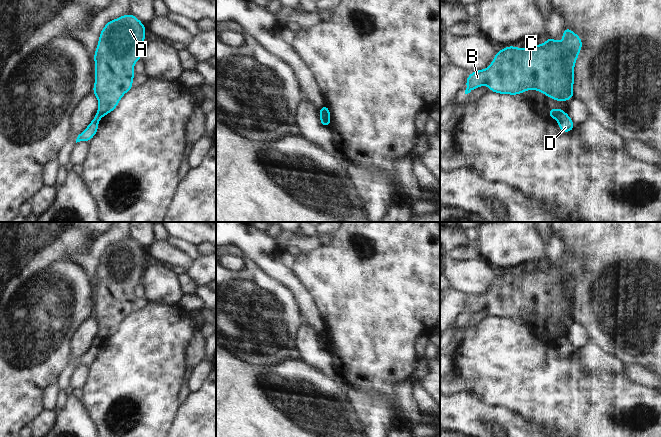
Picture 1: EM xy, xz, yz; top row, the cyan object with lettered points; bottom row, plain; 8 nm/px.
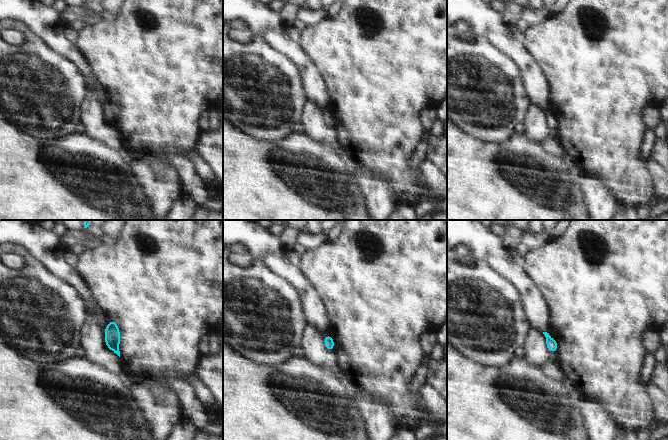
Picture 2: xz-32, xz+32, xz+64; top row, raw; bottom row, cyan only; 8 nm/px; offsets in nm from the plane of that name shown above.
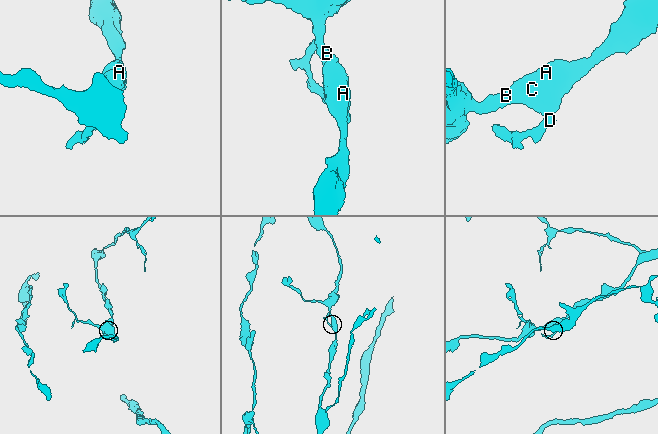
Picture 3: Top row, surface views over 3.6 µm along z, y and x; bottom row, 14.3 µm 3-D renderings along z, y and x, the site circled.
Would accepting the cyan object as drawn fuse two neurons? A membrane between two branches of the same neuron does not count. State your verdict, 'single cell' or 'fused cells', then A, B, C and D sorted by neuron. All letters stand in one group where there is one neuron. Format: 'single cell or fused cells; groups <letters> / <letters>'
fused cells; groups A B C / D

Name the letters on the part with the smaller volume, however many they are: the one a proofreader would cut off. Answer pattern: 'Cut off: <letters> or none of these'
Cut off: D

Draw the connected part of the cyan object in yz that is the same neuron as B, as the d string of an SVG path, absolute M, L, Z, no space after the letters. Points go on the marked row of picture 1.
M568 27L564 28L562 37L562 43L549 36L544 45L538 44L522 49L509 45L499 50L487 69L476 70L466 78L465 94L487 84L490 92L499 94L514 96L532 89L541 91L556 101L571 100L574 97L574 65L582 49L582 39Z

